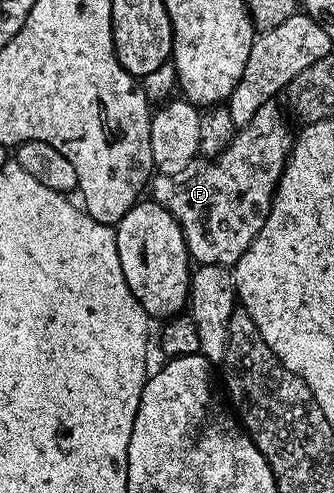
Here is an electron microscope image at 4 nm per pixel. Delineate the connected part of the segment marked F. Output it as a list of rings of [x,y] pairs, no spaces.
[[[275,102],[262,105],[258,113],[226,145],[220,155],[197,157],[186,169],[173,175],[157,174],[150,183],[150,195],[171,213],[182,229],[189,256],[197,264],[235,268],[246,253],[272,208],[276,184],[288,166],[294,131],[288,128]]]

